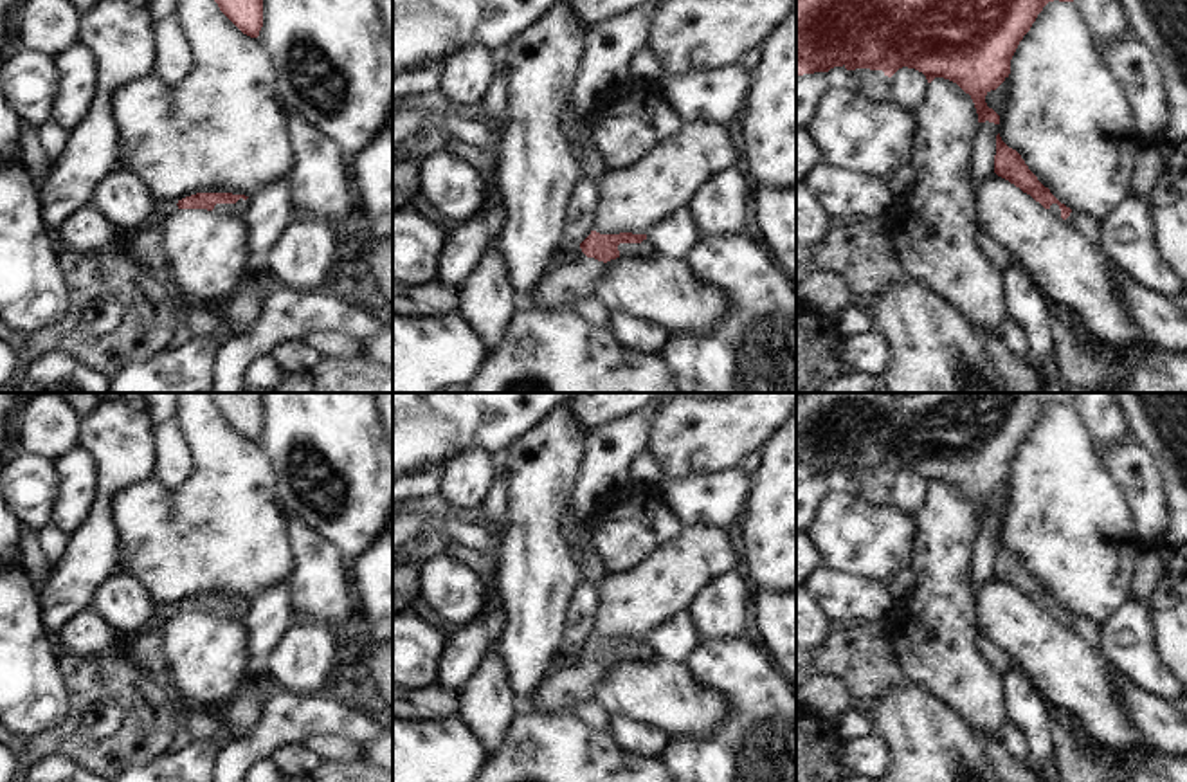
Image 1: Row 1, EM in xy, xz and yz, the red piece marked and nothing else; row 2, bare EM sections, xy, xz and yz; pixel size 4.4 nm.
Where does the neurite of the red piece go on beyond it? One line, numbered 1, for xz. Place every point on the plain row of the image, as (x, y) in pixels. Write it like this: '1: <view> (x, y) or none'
1: xz (568, 685)

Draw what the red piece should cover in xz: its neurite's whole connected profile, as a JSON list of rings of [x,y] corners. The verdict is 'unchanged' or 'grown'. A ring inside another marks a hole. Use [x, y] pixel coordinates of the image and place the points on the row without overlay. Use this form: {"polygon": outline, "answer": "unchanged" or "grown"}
{"polygon": [[[591,638],[580,647],[584,661],[558,663],[533,694],[533,706],[548,714],[571,714],[571,710],[591,699],[591,694],[603,676],[605,667],[621,658],[652,658],[647,638]]], "answer": "grown"}

